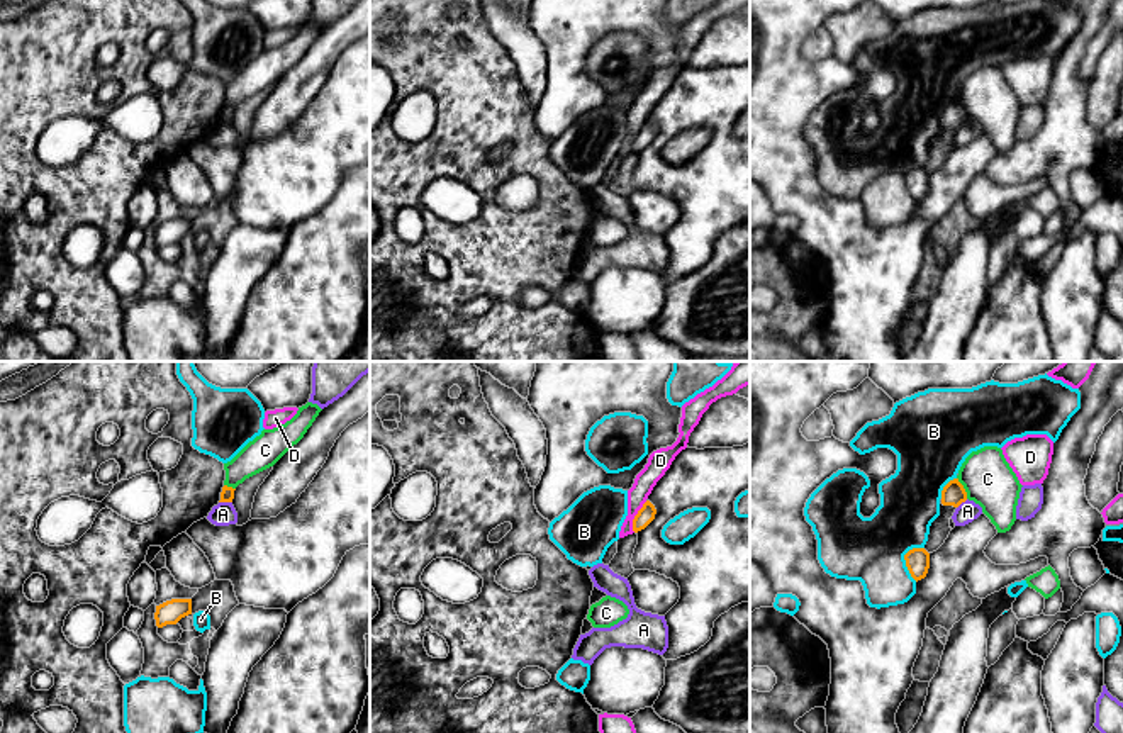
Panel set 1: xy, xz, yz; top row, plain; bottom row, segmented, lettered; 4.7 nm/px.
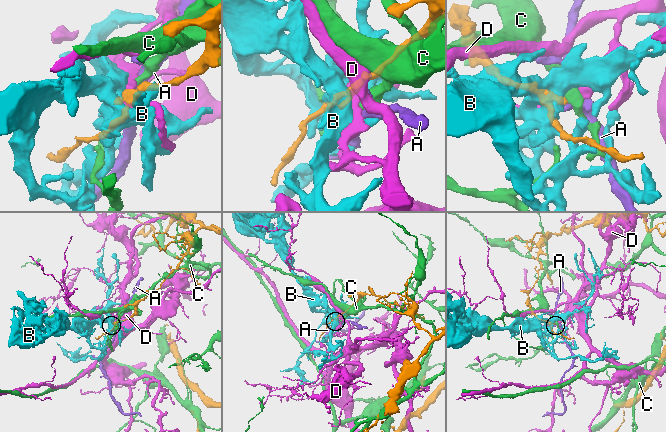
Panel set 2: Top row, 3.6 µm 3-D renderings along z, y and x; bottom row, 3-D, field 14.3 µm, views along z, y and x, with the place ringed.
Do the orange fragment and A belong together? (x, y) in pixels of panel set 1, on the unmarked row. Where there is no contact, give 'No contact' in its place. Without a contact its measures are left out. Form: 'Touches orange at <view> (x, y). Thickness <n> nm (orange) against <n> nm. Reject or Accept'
Touches orange at xy (226, 121). Thickness 60 nm (orange) against 110 nm. Reject

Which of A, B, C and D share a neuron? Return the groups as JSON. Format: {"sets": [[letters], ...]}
{"sets": [["A"], ["B"], ["C"], ["D"]]}

